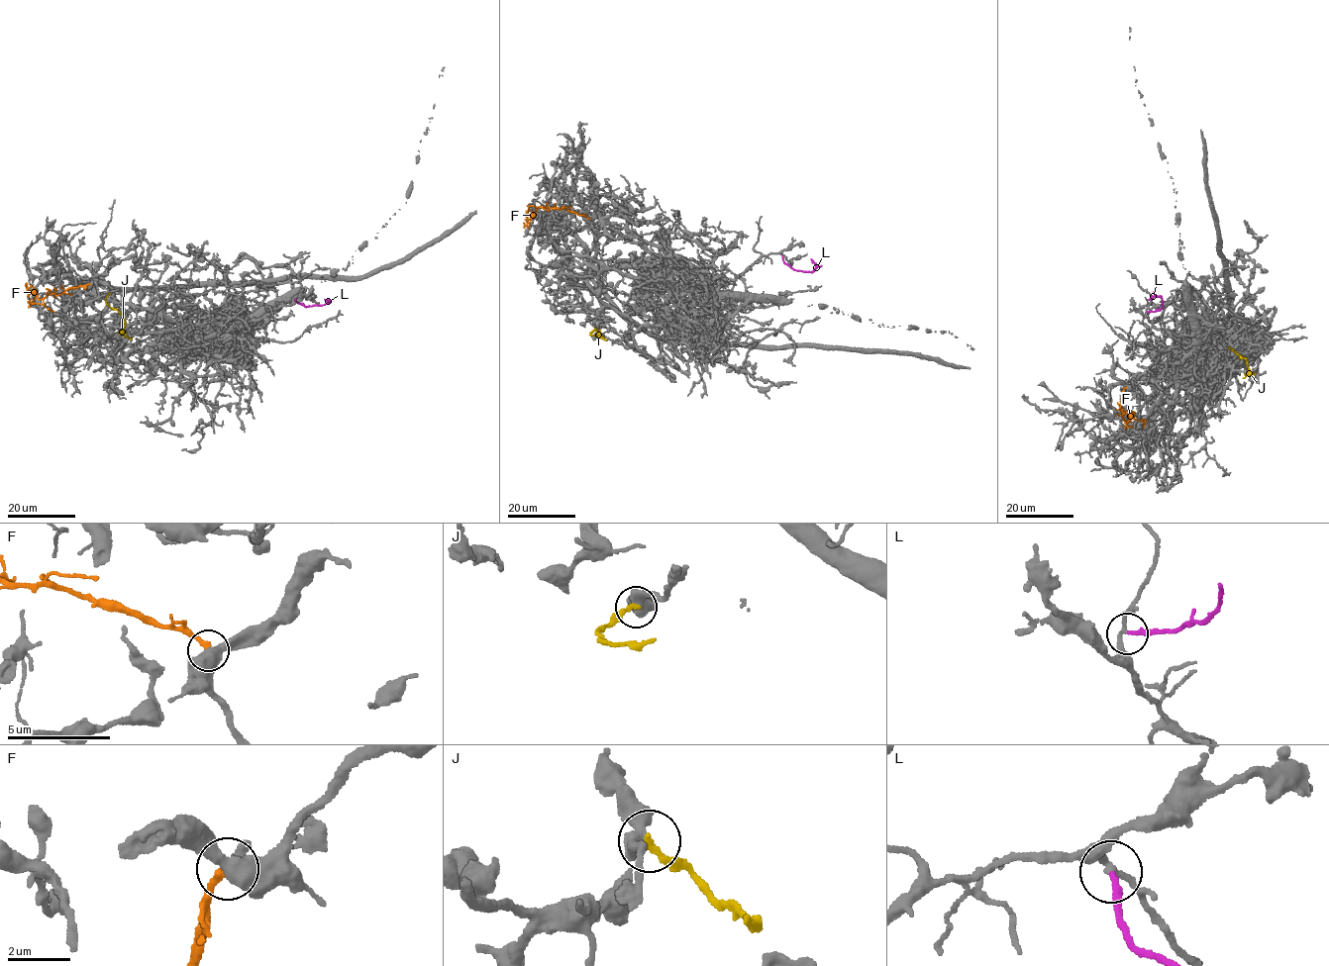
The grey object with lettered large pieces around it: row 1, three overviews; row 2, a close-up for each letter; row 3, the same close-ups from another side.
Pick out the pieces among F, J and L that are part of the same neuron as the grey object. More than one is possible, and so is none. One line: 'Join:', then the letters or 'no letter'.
Join: L

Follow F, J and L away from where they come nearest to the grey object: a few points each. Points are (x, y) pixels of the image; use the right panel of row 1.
F: (1126, 387), (1121, 404), (1124, 421), (1134, 414), (1130, 412), (1128, 423)
J: (1229, 347), (1247, 360), (1249, 372), (1252, 374), (1254, 371)
L: (1147, 312), (1161, 308), (1163, 304), (1159, 297), (1148, 300)

